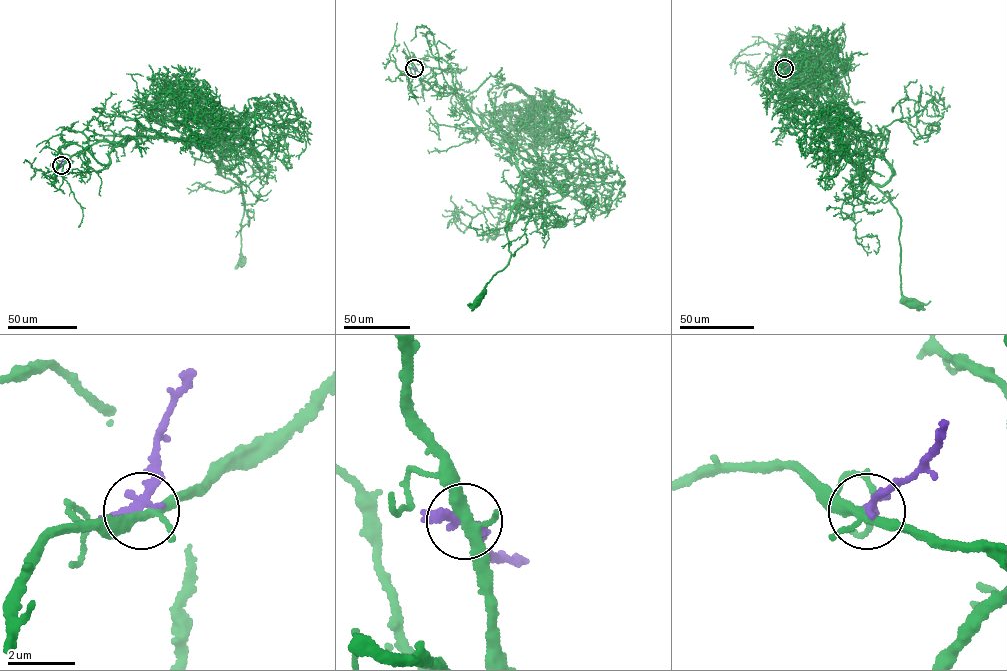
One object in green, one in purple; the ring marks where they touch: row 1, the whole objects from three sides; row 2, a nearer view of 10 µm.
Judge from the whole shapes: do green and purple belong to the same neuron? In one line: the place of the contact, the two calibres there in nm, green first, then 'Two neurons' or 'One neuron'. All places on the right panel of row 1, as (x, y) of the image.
Place: (784, 68). Thickness 280 nm (green) against 280 nm. Two neurons

